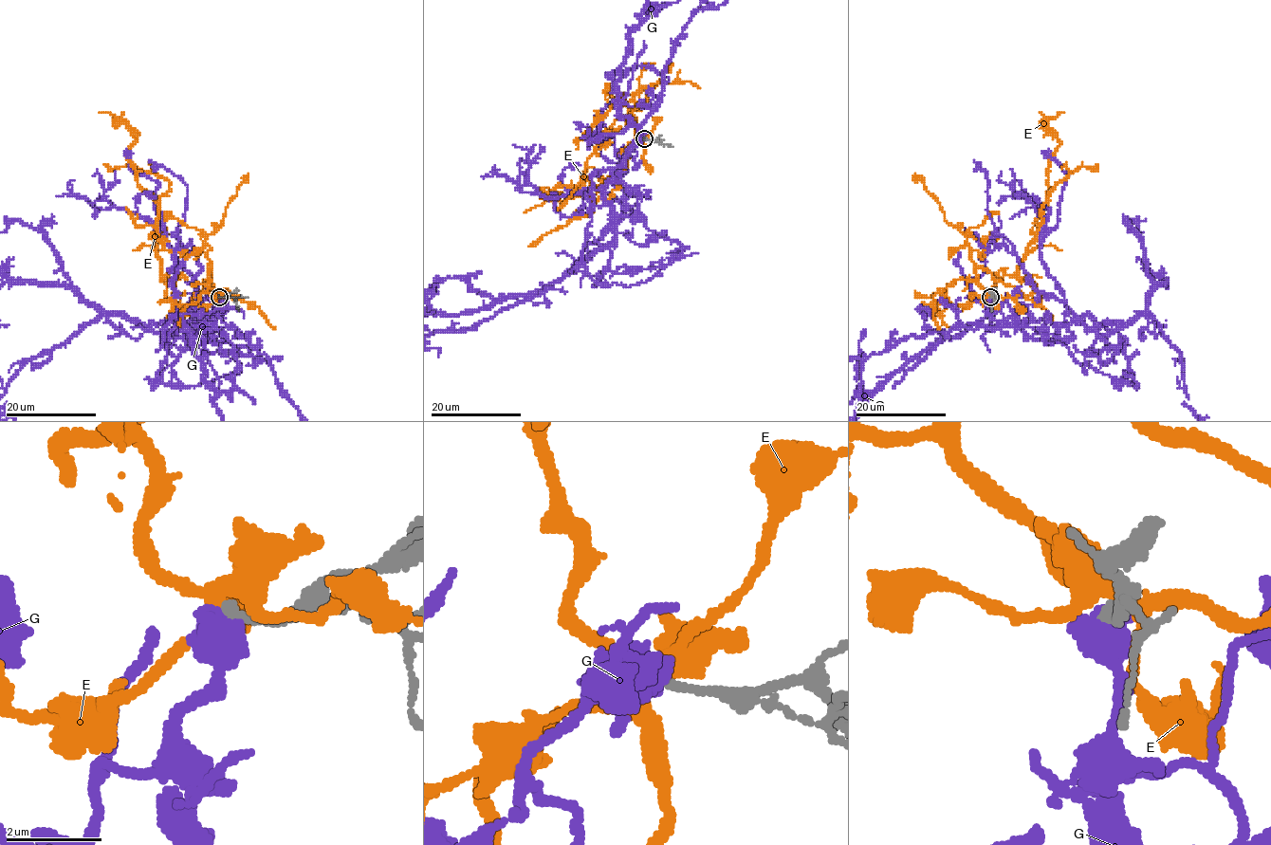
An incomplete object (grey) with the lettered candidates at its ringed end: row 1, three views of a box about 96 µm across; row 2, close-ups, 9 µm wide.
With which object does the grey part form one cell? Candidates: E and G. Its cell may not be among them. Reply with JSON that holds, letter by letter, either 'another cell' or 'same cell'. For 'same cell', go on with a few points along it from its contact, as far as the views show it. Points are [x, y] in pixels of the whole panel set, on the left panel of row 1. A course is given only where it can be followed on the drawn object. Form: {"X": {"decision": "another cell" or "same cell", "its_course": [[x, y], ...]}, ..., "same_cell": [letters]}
{"E": {"decision": "another cell"}, "G": {"decision": "another cell"}, "same_cell": []}

